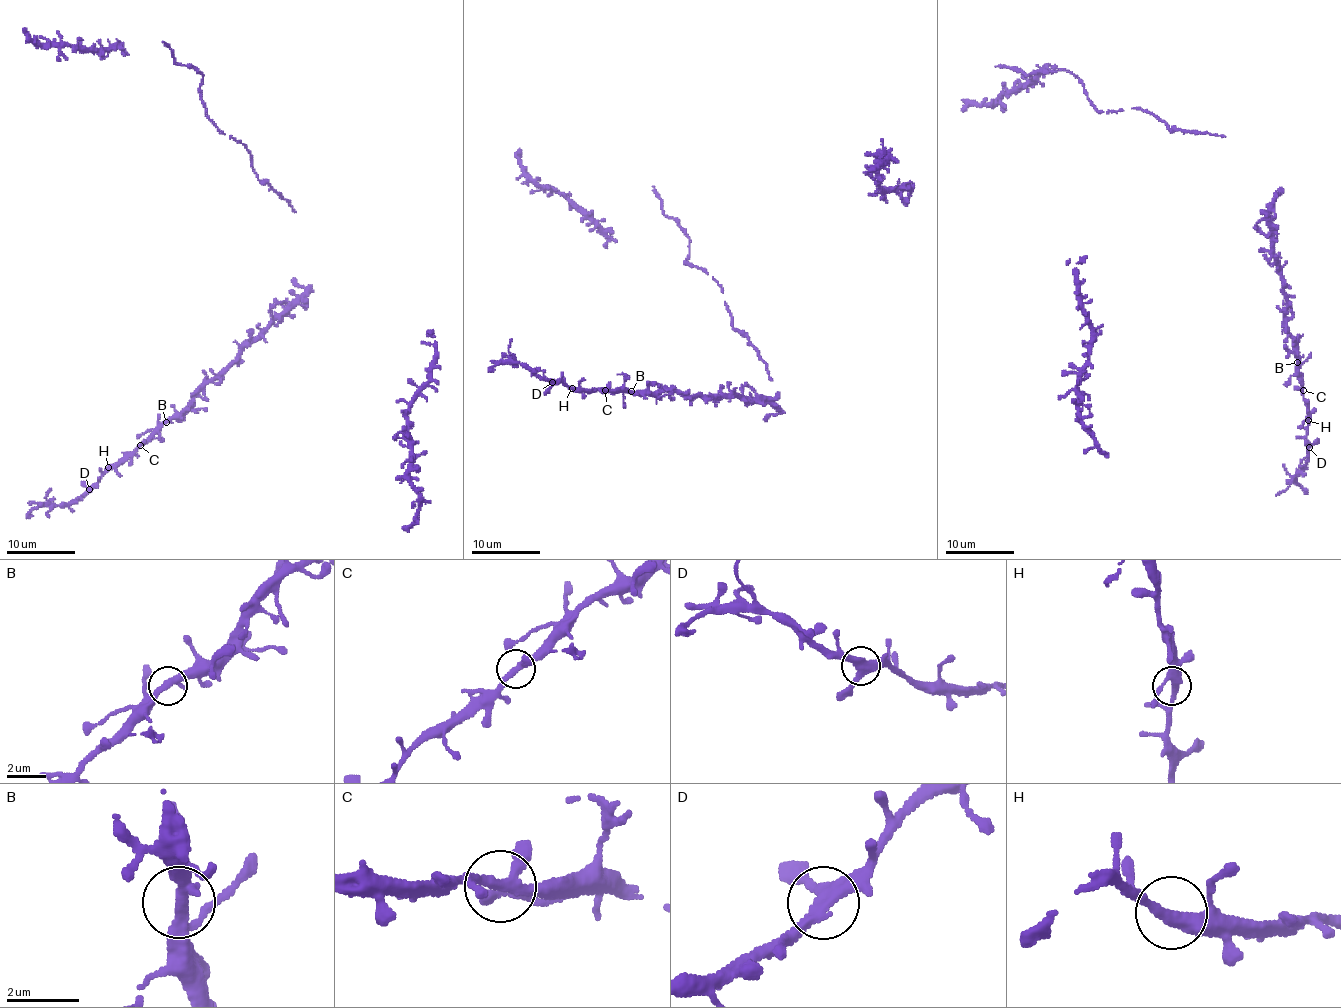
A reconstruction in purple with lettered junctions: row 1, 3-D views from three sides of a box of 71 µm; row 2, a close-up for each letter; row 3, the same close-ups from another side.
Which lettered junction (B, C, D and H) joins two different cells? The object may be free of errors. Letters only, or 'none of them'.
none of them

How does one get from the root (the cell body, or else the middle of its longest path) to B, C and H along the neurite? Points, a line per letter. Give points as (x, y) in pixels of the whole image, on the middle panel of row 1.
B: (767, 418), (778, 411), (755, 397), (730, 392), (691, 397), (665, 388), (652, 393), (631, 391)
C: (767, 418), (778, 411), (764, 399), (730, 392), (691, 397), (665, 388), (647, 393), (605, 390)
H: (767, 418), (778, 411), (764, 399), (730, 392), (691, 397), (665, 388), (640, 393), (572, 388)

